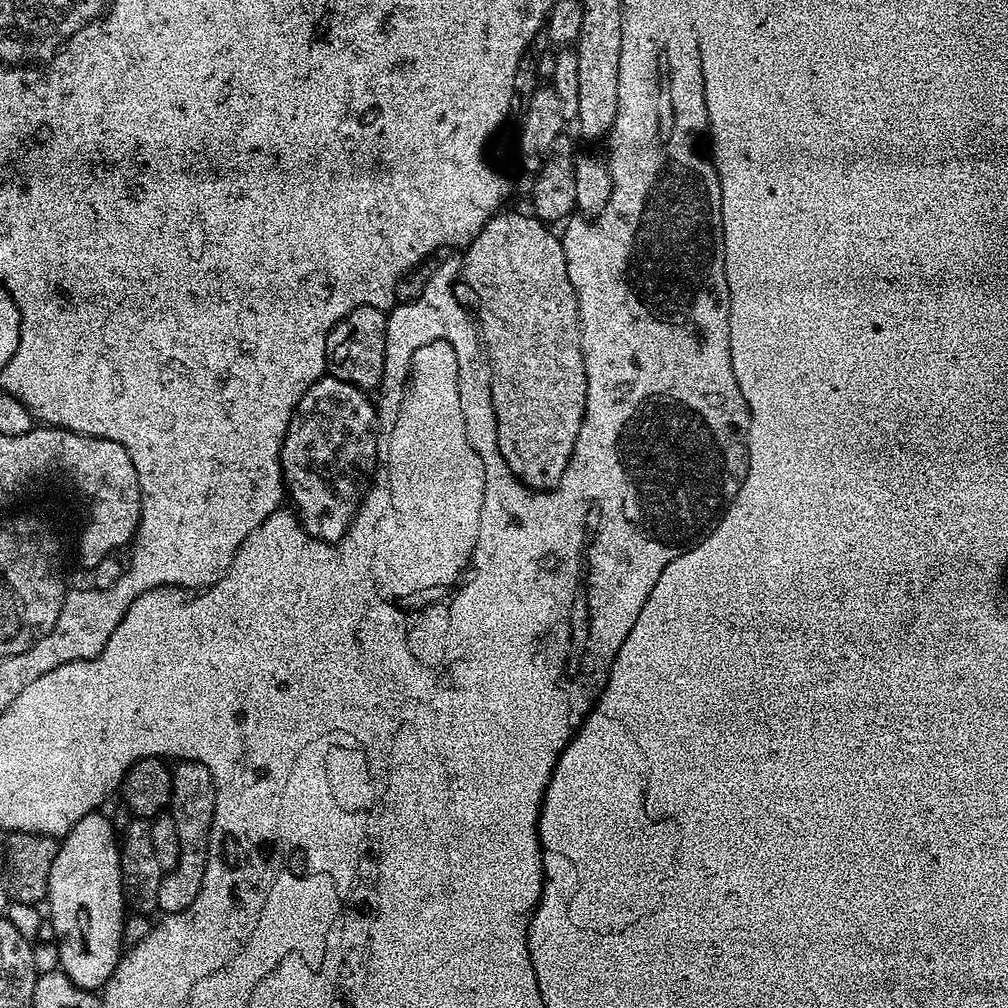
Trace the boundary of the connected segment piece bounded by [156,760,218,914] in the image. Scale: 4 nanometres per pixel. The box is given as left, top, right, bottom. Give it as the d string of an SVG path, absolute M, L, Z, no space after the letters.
M182 760L172 768L170 815L174 818L174 826L178 826L178 862L161 875L156 903L161 913L186 910L190 902L198 898L198 890L202 890L202 878L206 878L208 843L214 822L214 798L217 794L210 770L206 770L206 766L196 760Z

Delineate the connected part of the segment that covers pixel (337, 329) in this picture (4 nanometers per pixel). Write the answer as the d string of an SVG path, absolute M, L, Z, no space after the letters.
M358 306L342 317L330 330L326 342L327 375L342 382L350 382L355 388L371 393L379 389L384 377L386 362L386 330L388 317L381 309Z

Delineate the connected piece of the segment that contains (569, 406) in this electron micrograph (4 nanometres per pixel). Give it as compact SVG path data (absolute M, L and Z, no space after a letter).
M501 211L489 218L486 226L473 240L467 244L462 256L462 280L468 283L472 296L476 299L474 307L474 319L478 325L480 338L486 353L487 363L490 365L490 399L496 415L496 445L502 454L502 458L510 466L510 470L517 476L527 488L533 490L551 490L562 478L566 466L572 457L572 451L578 438L578 430L584 421L586 410L586 366L584 355L580 345L580 311L578 310L578 298L574 286L568 281L566 270L566 254L561 237L551 232L545 221L536 219L535 215L523 216L520 212Z

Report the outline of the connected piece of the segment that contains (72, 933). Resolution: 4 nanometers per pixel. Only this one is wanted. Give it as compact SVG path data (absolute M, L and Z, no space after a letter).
M99 811L90 813L82 822L74 822L74 826L59 841L60 849L58 854L54 854L54 866L50 866L50 886L48 887L48 899L46 907L52 915L52 932L54 943L57 946L58 958L60 959L59 971L65 972L74 982L74 986L85 988L88 992L96 992L103 989L105 982L114 974L122 955L120 943L124 940L124 912L126 913L126 901L124 898L124 887L122 886L122 870L120 869L120 845L118 843L118 833L112 828L111 819L107 815L100 816Z

